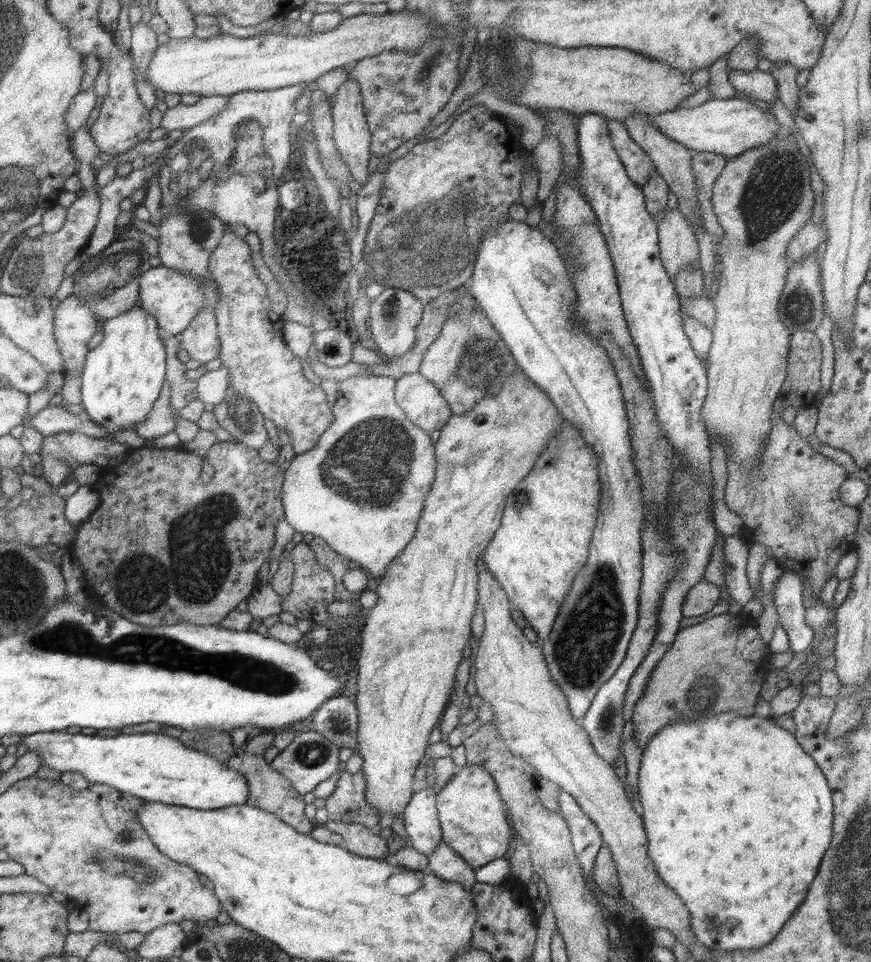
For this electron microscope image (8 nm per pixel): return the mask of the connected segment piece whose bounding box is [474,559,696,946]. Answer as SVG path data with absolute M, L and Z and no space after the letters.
M480 559L477 572L484 629L475 645L474 681L478 695L492 706L497 732L507 750L521 755L521 760L531 764L539 778L568 792L581 812L599 829L616 866L620 896L640 912L645 924L651 930L656 927L668 930L677 943L685 946L696 942L689 928L685 905L661 883L647 856L643 822L625 795L623 782L617 778L611 764L593 753L589 737L567 708L565 695L551 680L541 647L527 641L522 628L513 622L505 591Z

